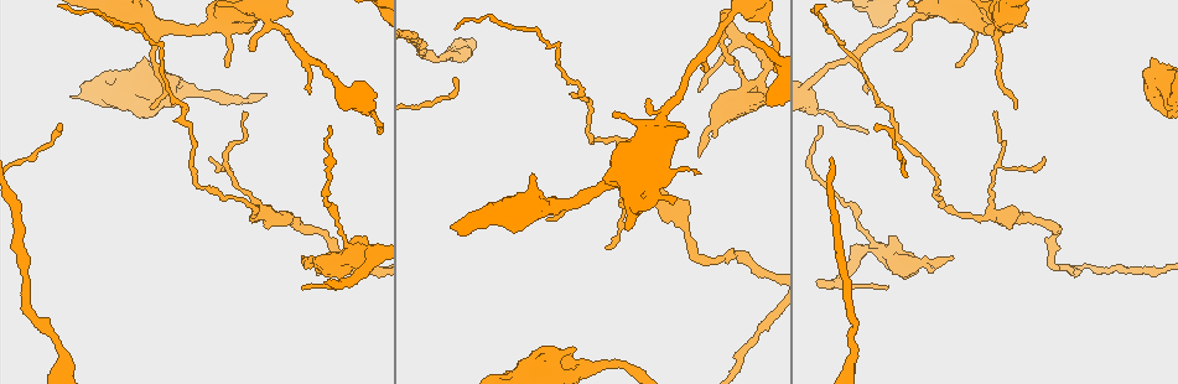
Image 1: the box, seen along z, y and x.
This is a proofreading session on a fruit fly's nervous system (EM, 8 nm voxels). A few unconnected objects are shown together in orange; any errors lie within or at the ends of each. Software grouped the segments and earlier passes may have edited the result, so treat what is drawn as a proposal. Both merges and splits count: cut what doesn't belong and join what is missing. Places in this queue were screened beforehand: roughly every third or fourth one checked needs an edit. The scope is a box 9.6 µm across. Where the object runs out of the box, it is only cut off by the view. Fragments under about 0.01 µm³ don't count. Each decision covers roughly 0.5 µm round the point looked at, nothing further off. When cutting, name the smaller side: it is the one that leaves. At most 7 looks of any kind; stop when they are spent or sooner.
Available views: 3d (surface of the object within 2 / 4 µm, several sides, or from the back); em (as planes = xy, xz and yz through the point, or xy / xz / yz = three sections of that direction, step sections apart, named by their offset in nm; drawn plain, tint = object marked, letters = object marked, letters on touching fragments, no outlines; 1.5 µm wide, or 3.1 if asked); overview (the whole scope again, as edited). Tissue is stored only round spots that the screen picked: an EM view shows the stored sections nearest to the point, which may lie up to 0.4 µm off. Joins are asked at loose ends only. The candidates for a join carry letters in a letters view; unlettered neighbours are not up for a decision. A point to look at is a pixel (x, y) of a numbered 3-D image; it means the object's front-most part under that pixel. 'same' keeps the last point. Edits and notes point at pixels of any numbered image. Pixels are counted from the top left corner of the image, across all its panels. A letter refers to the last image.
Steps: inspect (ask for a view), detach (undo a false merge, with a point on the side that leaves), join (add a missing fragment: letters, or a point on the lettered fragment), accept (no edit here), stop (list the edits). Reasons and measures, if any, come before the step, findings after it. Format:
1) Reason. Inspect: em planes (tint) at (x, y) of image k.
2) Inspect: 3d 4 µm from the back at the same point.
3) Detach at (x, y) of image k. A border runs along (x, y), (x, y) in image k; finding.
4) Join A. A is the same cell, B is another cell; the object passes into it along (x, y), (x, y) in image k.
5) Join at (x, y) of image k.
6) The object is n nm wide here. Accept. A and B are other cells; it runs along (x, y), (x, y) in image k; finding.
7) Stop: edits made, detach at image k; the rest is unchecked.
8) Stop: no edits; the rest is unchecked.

Thin end. Inspect: em xy step 8 (tint) at (896, 51) of image 1.

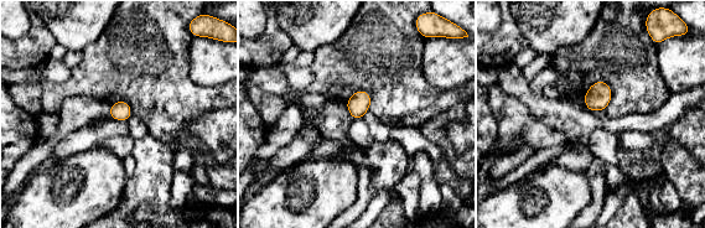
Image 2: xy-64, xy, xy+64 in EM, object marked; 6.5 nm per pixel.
Inspect: em xz step 4 (letters) at the same point.

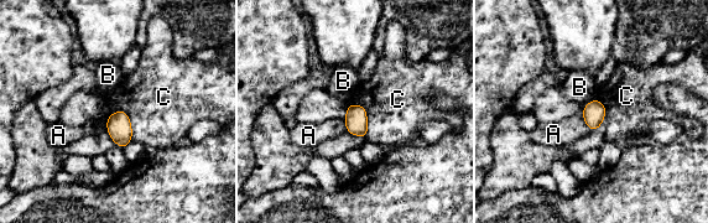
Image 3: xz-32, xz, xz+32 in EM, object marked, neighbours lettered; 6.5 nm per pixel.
Accept. A, B and C are other cells; a border runs along (595, 97), (583, 107) in image 3; none of them fits.

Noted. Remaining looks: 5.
A narrow waist. Inspect: em planes (letters) at (740, 74) of image 1.

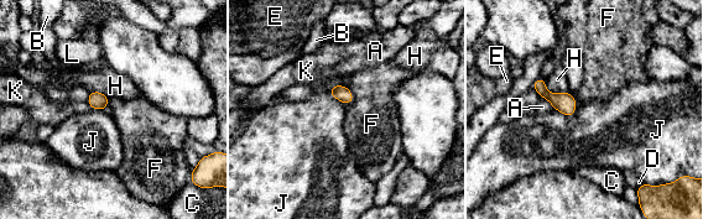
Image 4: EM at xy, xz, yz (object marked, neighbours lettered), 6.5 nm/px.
The object is 100 nm wide here. Accept. A, B, C, D, E, F, H, J, K and L are other cells; a border runs along (332, 84), (329, 93), (344, 105) in image 4; continuous, no second cell.

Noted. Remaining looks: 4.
An open end. Inspect: em planes (letters) at (818, 283) of image 1.

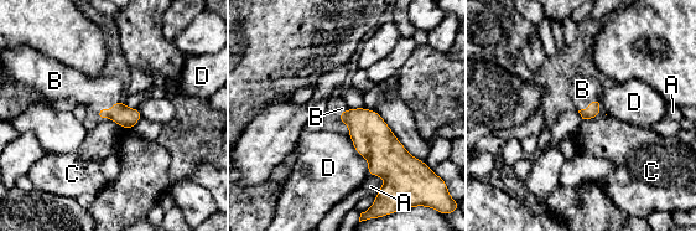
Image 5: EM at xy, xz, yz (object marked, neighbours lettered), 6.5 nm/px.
The longest contact is with D, 300 nm. Join B. B is the same cell, A, C and D are other cells; the cell continues.

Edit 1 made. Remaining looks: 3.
Stop: edits made, join at image 5; the rest is unchecked.

